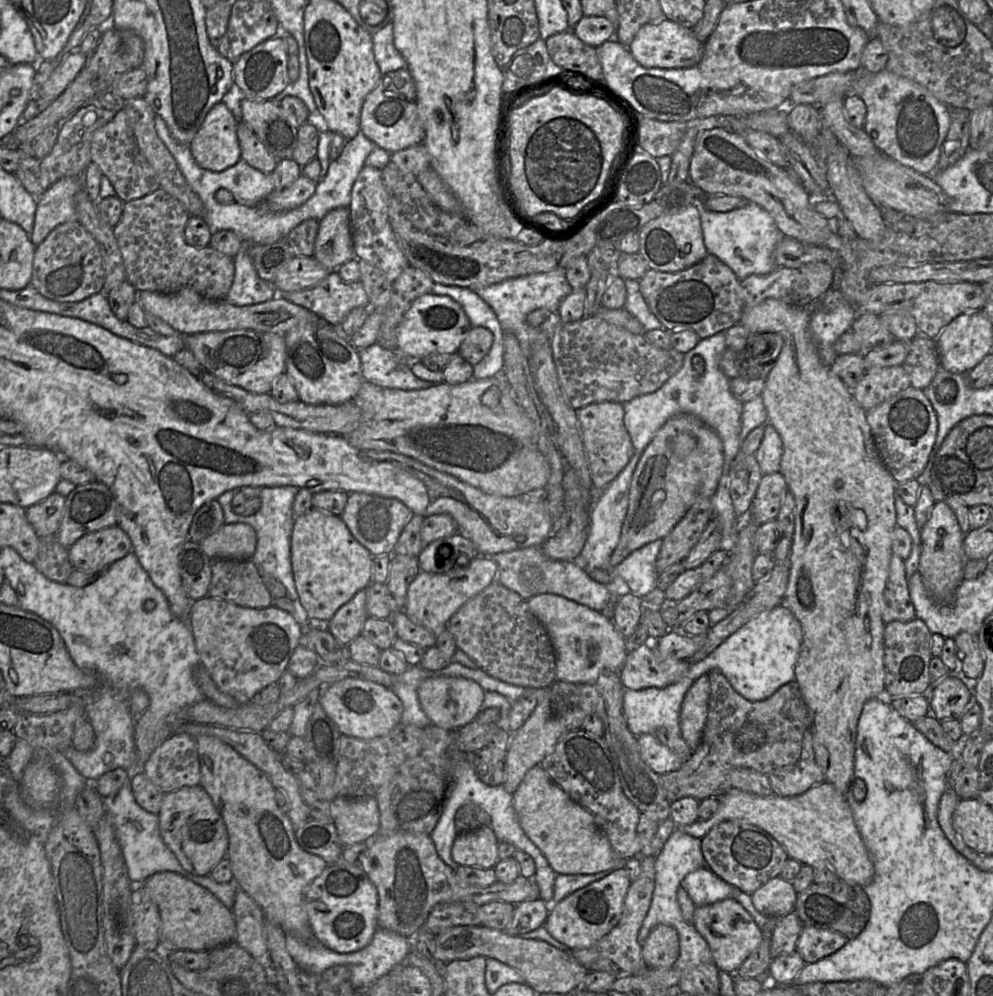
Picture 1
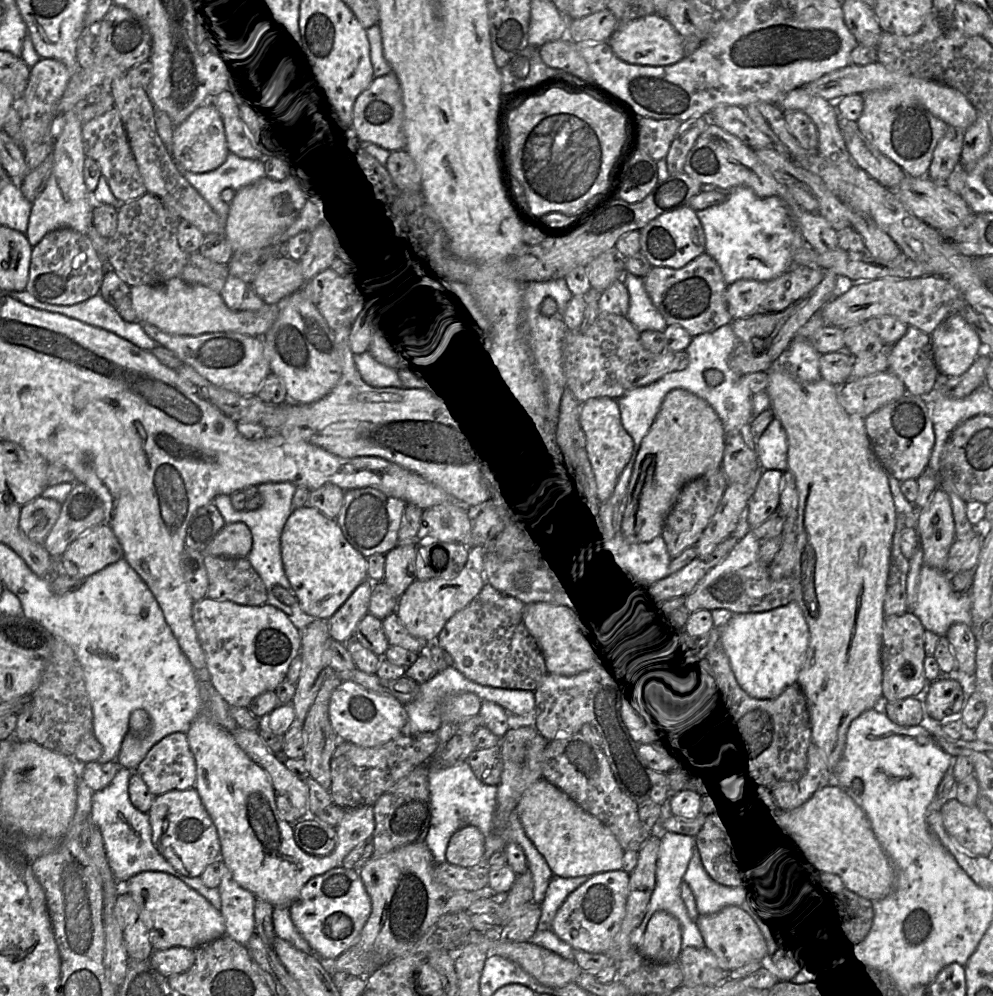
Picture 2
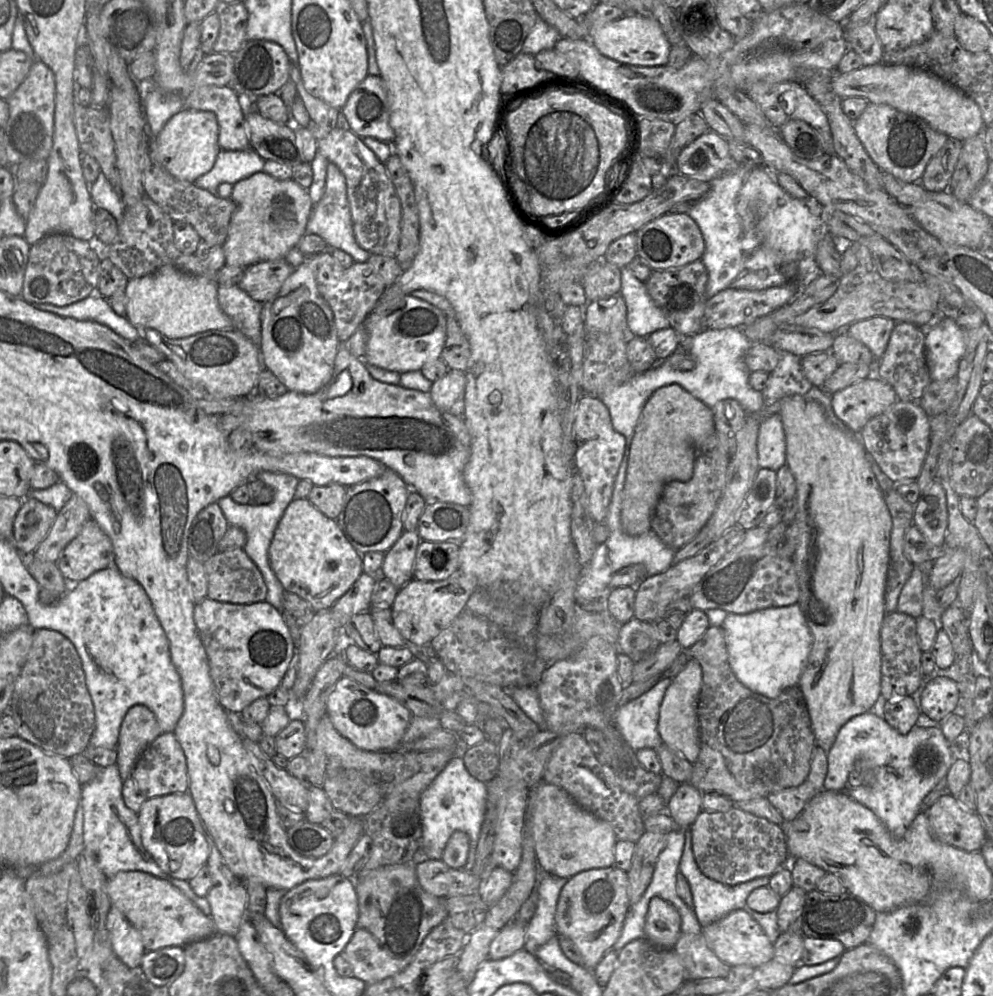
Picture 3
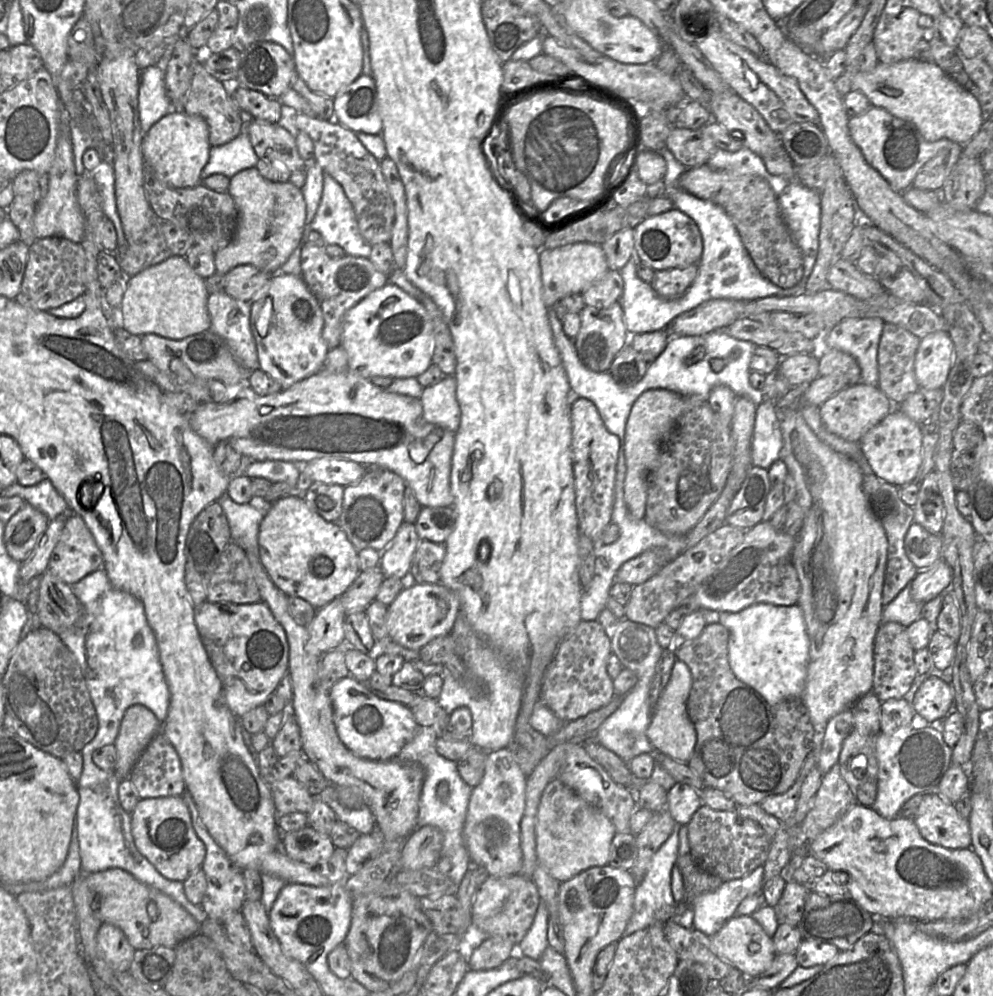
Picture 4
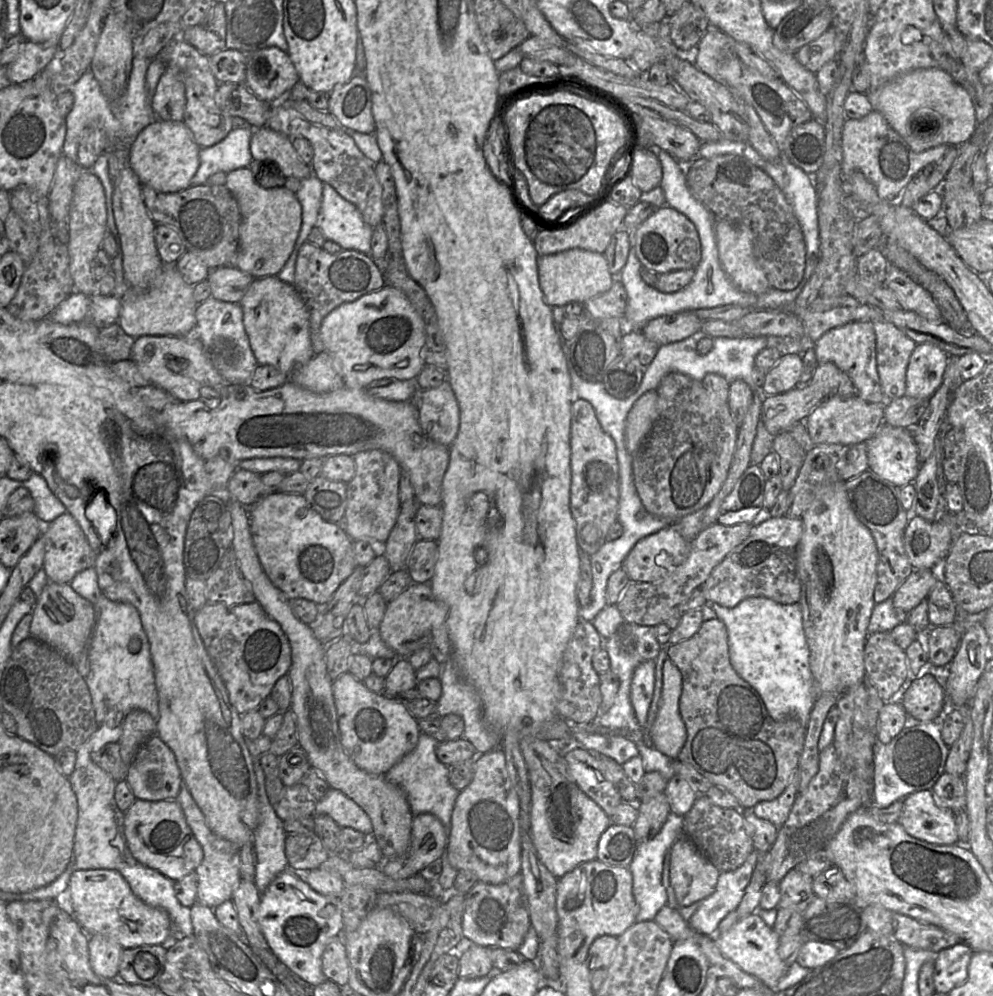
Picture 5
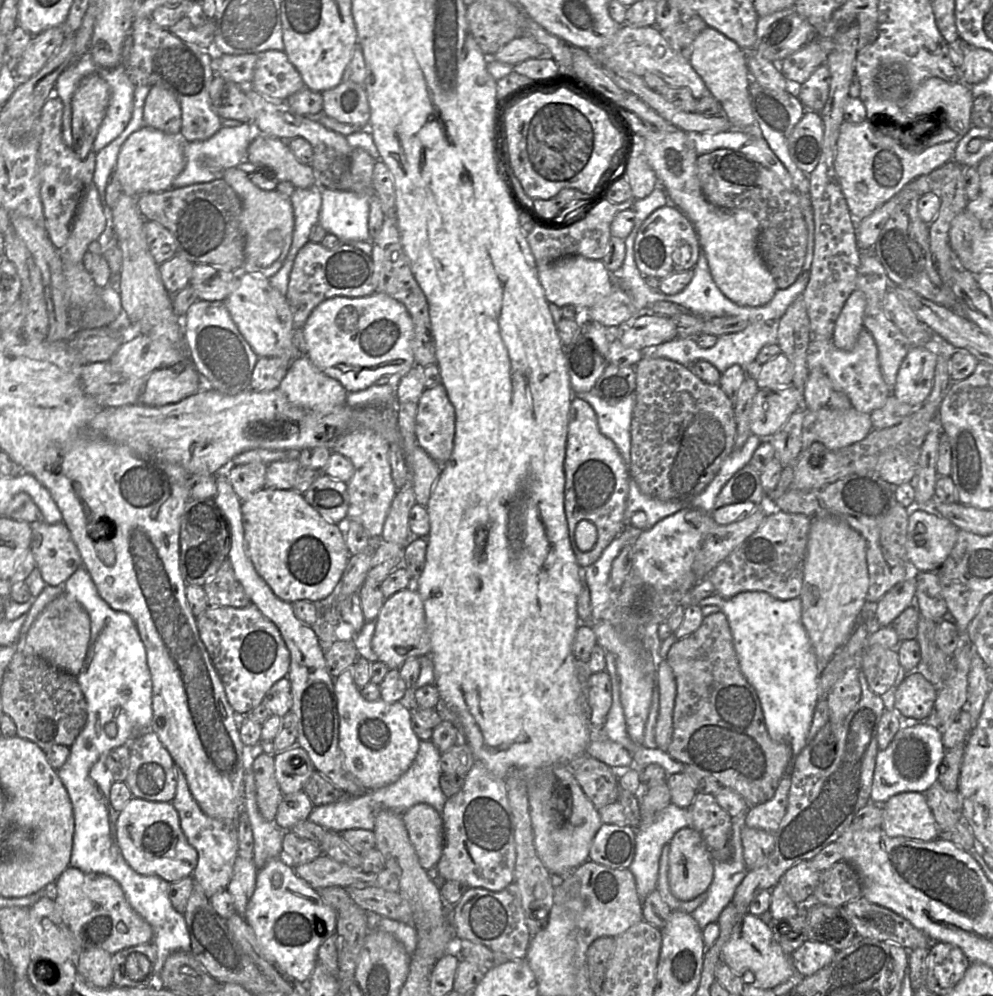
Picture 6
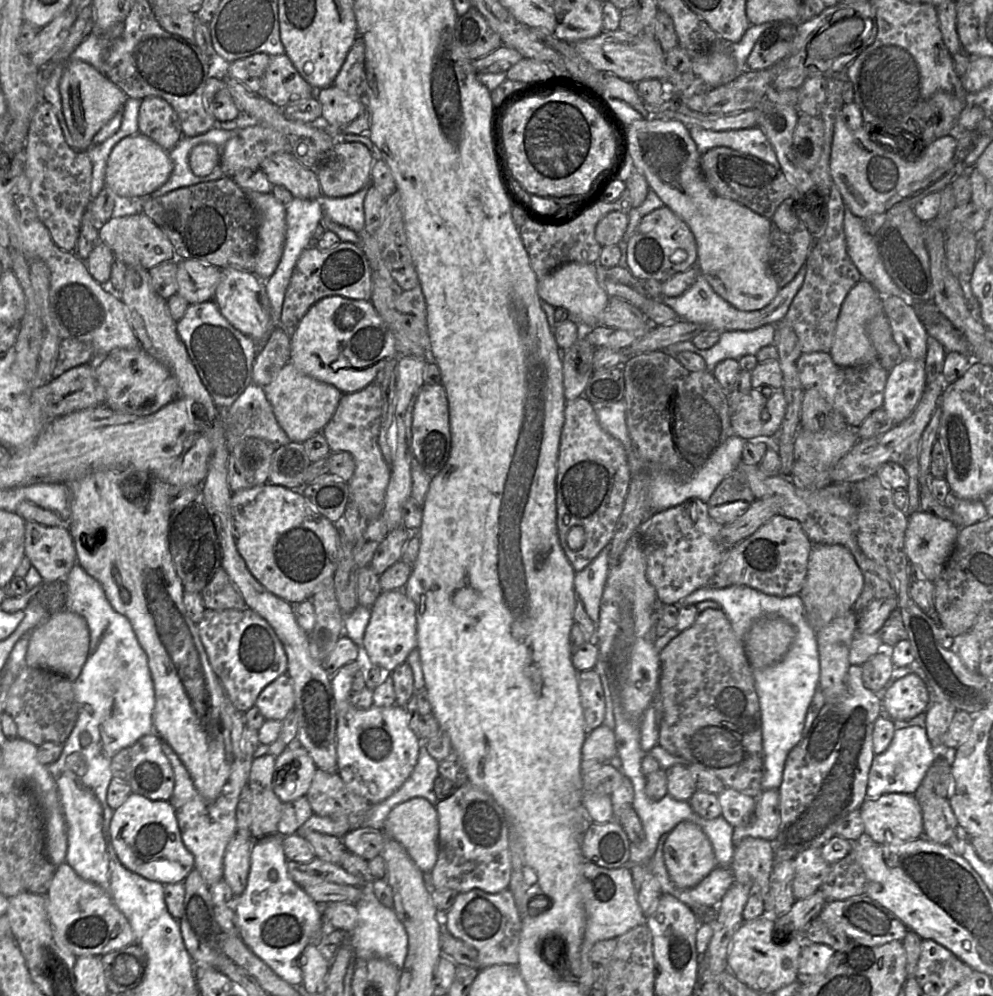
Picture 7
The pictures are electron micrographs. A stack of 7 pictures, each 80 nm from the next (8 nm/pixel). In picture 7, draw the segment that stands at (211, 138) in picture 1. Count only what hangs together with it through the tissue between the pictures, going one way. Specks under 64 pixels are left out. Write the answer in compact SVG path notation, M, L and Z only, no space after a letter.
M135 134L122 139L111 151L105 172L105 187L118 198L146 198L163 186L173 171L170 152L150 138Z

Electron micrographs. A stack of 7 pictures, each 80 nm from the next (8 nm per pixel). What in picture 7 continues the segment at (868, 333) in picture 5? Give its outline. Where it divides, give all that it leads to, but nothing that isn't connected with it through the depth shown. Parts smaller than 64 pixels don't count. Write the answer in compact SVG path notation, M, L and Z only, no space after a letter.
M829 352L802 353L797 361L797 371L803 389L817 389L844 417L848 426L860 426L869 414L883 406L889 372L881 366L878 357L867 364L843 367L834 363Z

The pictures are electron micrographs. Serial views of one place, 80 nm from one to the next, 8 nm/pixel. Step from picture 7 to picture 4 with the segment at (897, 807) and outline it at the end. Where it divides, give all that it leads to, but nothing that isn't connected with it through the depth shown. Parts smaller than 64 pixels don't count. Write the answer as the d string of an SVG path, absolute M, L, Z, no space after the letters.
M924 792L914 816L922 837L931 844L949 849L971 848L968 819L963 819L953 803L936 792Z

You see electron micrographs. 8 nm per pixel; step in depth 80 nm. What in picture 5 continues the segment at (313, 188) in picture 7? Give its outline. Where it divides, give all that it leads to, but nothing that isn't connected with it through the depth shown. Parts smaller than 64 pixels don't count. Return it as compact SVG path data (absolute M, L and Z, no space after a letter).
M269 127L254 129L250 151L255 161L275 163L285 178L295 177L303 180L313 174L311 166L305 164L298 156L292 138Z

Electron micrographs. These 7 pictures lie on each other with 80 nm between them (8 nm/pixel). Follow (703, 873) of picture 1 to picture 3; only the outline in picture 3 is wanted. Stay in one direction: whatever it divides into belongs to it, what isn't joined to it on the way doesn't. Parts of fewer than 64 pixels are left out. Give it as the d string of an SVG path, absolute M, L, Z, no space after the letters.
M684 830L684 838L685 842L679 863L679 872L689 884L693 900L692 910L701 927L705 927L719 920L734 910L746 908L746 900L749 894L759 887L768 886L768 877L755 878L734 886L724 885L707 878L702 874L695 862L689 830Z

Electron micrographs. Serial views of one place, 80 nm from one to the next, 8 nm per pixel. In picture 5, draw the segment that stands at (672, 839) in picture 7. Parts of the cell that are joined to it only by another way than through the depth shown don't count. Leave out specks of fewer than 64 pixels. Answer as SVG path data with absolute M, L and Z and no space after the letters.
M685 834L673 843L670 849L670 884L679 906L702 902L711 895L719 874Z

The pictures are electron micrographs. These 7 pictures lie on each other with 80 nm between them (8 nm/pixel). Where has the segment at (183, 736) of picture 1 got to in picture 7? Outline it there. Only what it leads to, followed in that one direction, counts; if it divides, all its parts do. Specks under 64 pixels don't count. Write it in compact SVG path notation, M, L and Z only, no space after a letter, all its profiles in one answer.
M152 732L129 749L130 780L133 793L151 800L169 801L174 789L174 773L162 751L162 739Z

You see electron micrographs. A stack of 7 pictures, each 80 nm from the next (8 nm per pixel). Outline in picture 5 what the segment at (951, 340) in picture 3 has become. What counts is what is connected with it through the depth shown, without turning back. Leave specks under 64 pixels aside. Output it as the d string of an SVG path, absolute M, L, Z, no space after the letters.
M918 344L907 366L905 395L929 399L942 384L949 359L935 344Z

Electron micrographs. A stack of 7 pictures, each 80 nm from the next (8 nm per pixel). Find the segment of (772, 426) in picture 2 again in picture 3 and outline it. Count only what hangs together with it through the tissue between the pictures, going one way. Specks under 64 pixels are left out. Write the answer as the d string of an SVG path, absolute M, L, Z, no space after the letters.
M778 413L759 422L757 456L760 468L777 471L786 464L786 439Z

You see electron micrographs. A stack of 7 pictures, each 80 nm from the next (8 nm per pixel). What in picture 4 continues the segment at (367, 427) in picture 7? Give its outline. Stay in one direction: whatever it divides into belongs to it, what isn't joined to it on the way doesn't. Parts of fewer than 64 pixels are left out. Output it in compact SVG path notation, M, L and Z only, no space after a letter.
M364 465L365 471L357 484L344 488L342 513L336 523L346 533L357 551L373 548L385 550L404 522L405 481L395 472L381 466Z

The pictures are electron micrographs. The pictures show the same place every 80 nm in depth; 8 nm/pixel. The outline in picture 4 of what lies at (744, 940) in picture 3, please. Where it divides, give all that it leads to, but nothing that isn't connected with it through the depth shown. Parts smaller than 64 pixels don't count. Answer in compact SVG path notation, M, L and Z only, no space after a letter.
M734 915L710 938L713 952L747 977L765 972L775 958L773 939L750 915Z

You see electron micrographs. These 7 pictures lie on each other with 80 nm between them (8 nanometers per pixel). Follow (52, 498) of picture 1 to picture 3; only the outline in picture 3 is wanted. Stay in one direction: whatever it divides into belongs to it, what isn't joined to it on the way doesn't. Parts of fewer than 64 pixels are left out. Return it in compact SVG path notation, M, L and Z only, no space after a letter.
M36 499L22 501L13 522L12 545L22 555L27 555L33 553L46 537L58 512Z

